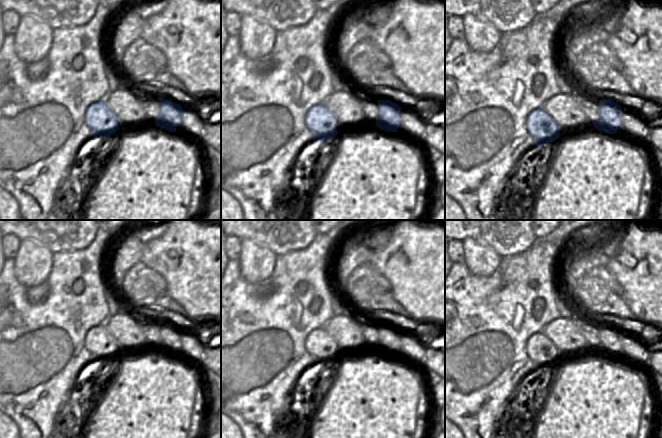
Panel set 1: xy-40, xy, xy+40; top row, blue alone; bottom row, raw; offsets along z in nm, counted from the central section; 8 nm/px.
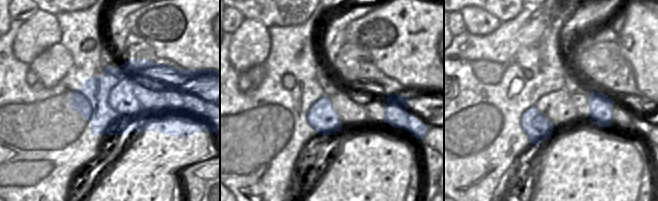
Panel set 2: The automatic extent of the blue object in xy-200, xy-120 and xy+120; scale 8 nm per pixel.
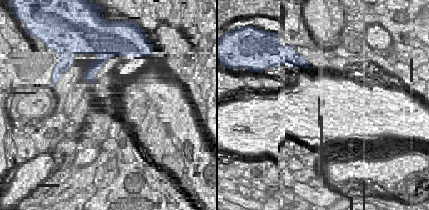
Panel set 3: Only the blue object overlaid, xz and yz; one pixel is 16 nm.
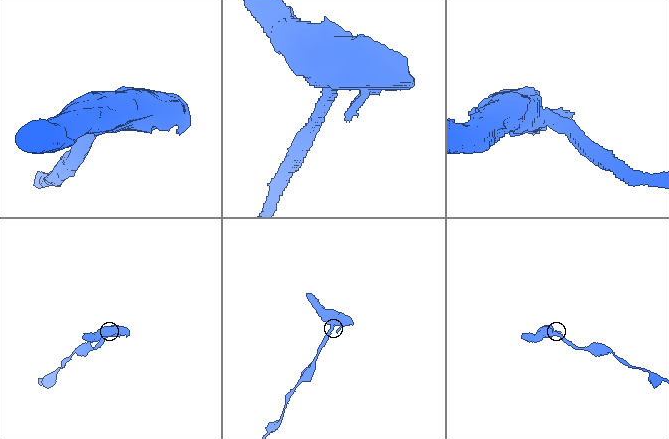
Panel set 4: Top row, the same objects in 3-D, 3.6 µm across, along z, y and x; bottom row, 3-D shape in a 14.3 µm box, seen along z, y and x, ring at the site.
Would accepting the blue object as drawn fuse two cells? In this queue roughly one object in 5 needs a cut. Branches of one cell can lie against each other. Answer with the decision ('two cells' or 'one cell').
two cells

